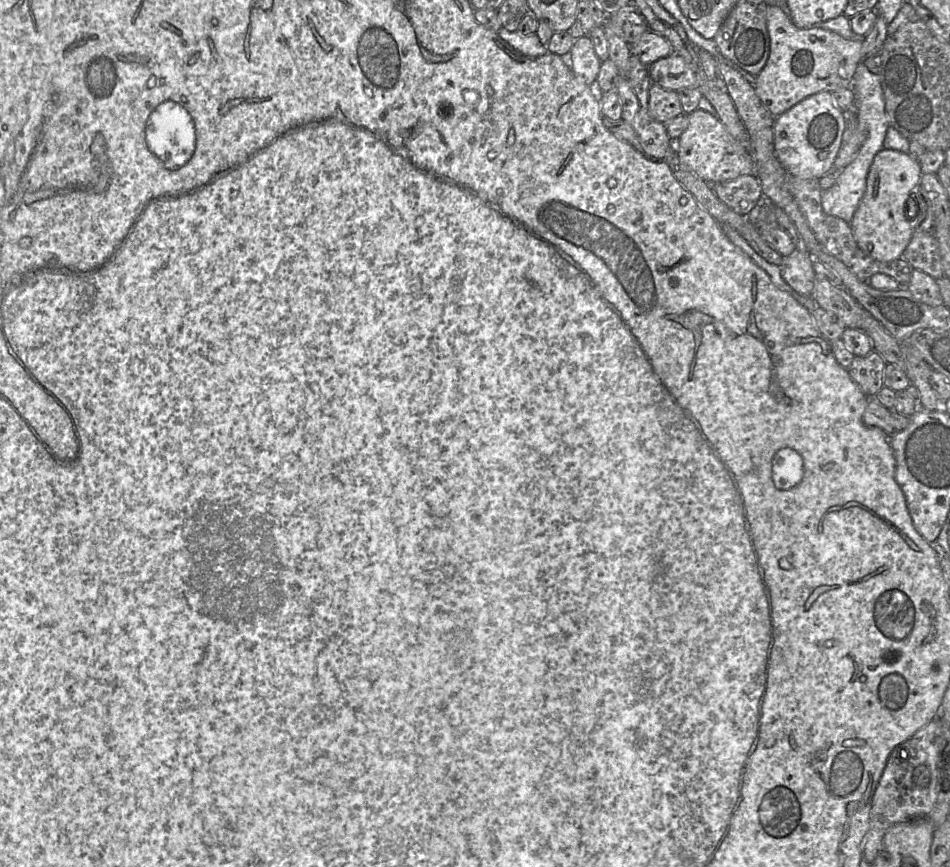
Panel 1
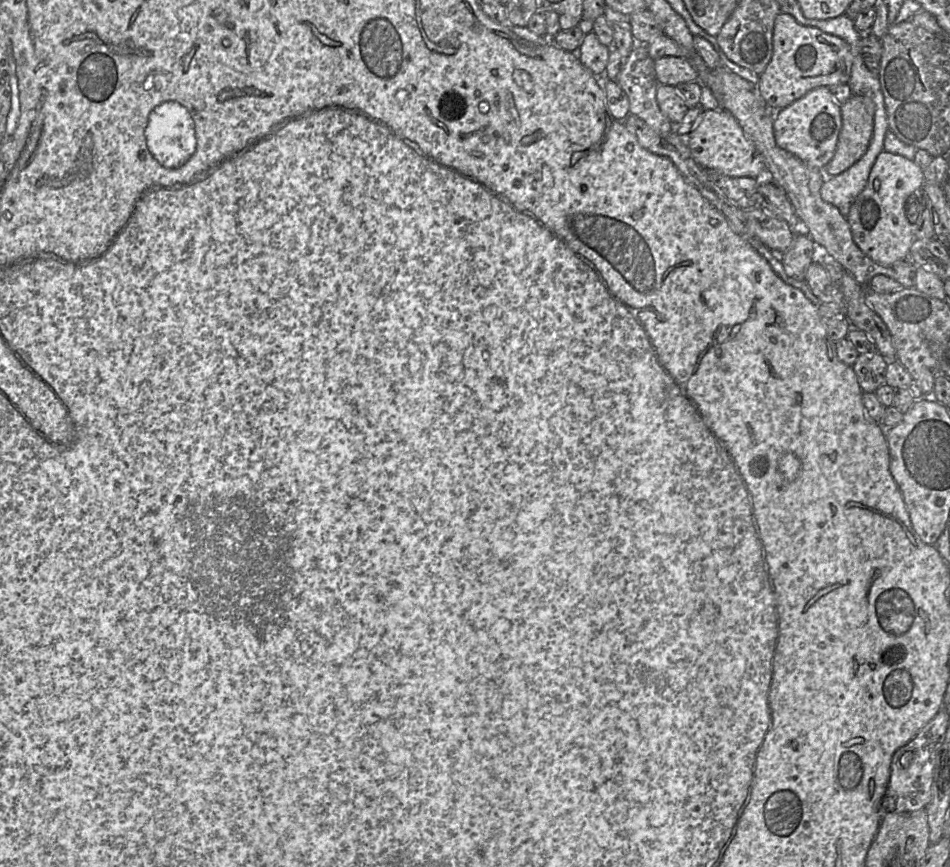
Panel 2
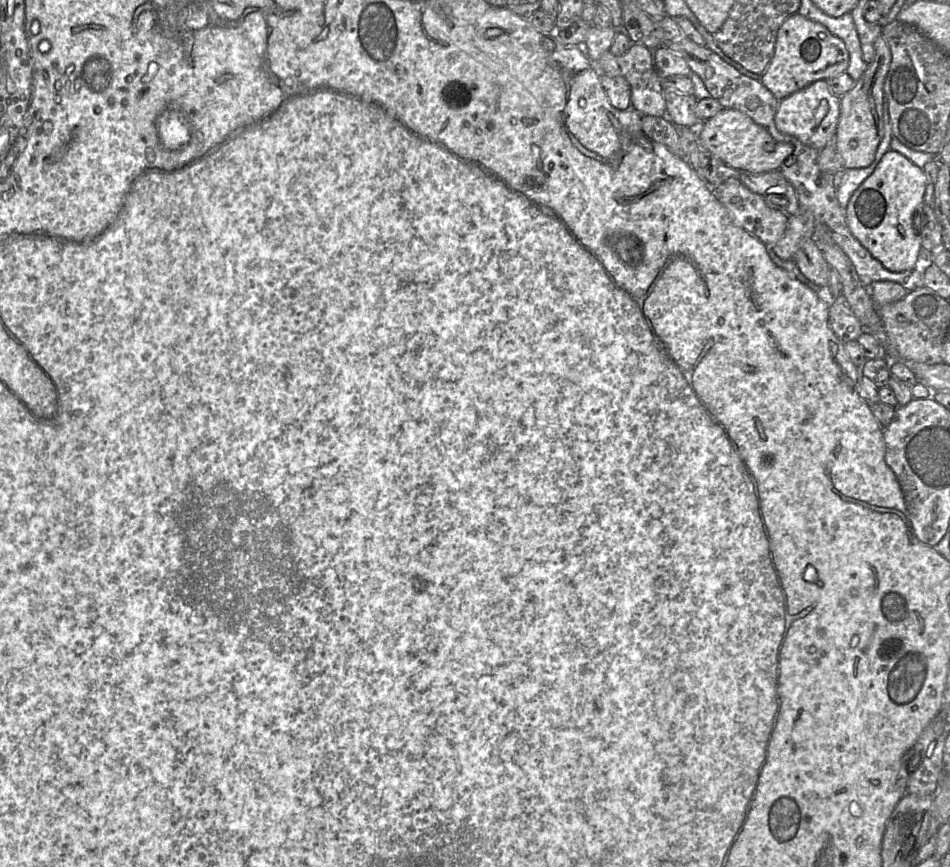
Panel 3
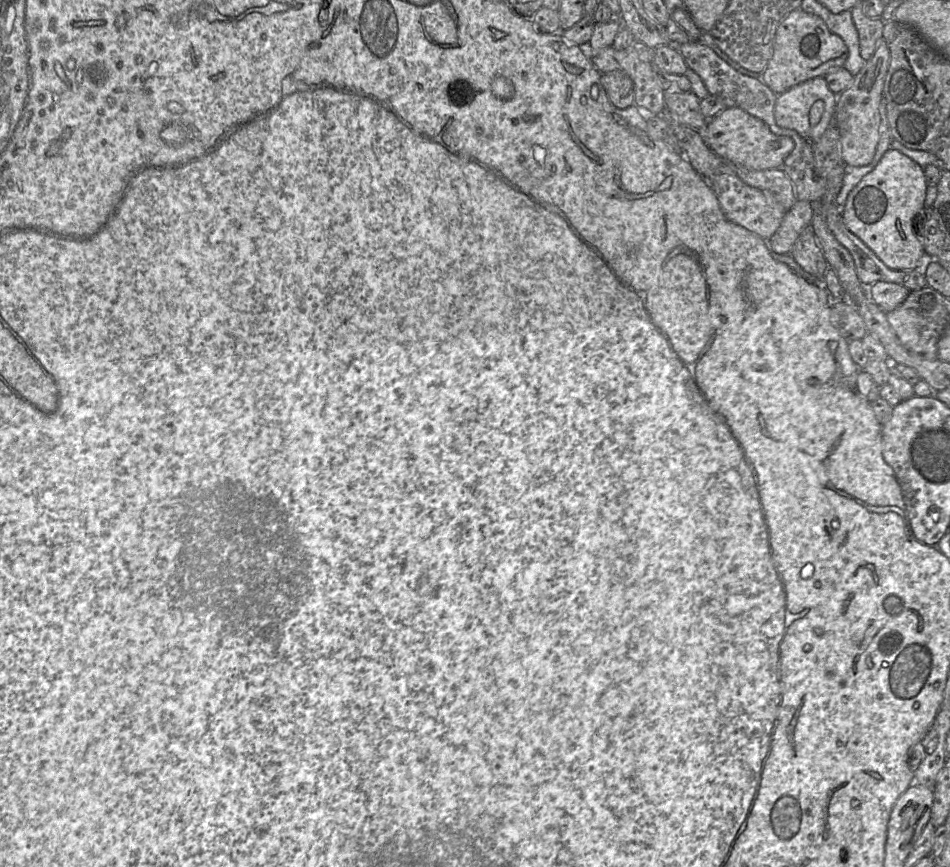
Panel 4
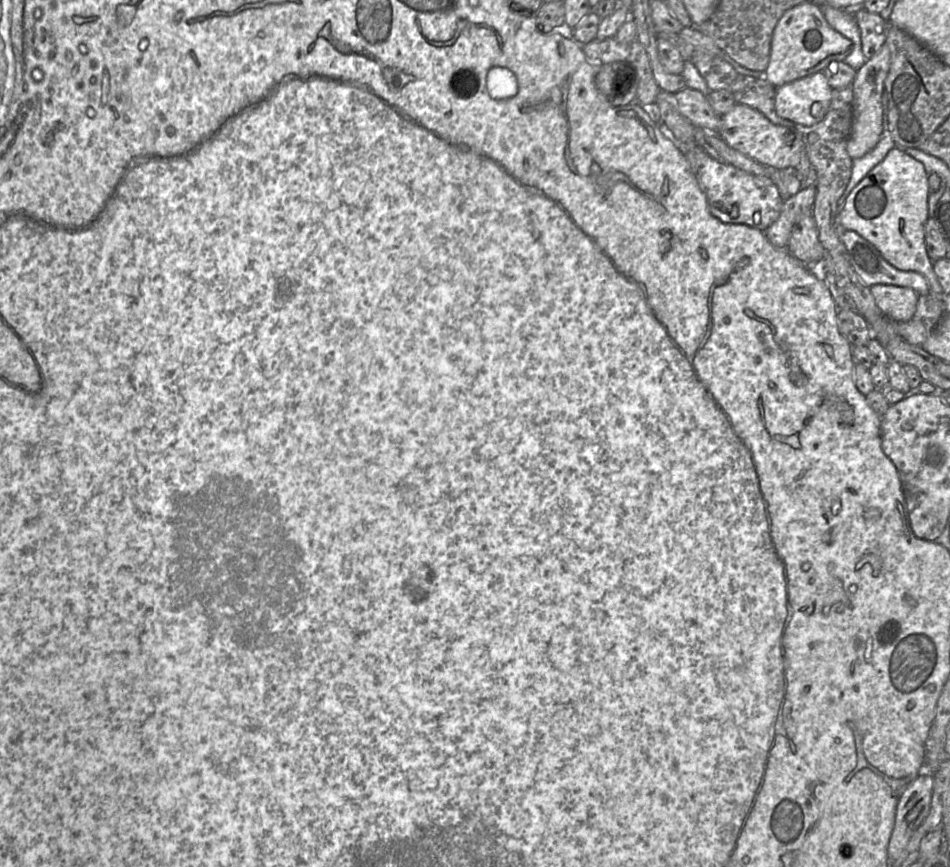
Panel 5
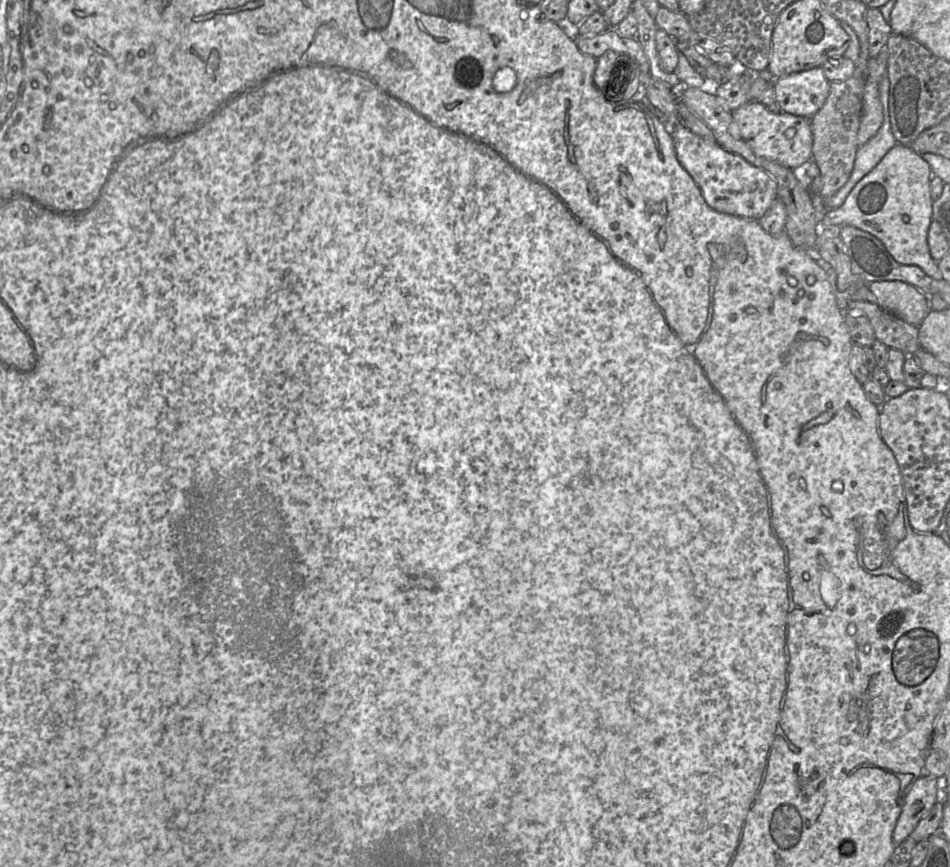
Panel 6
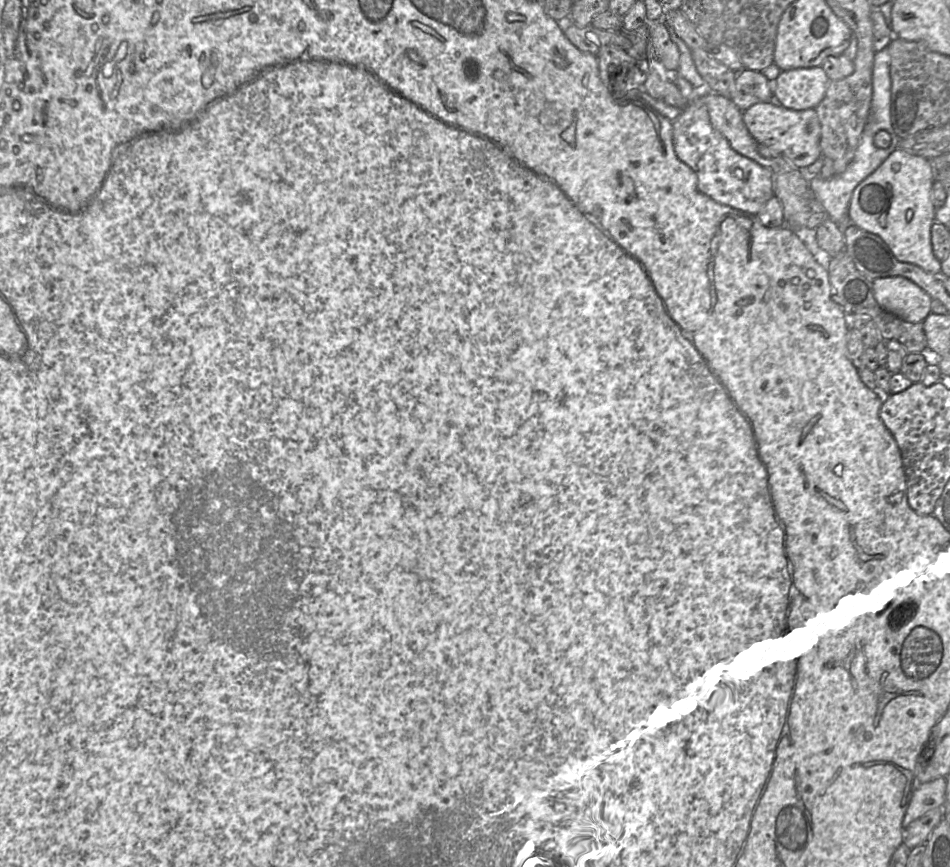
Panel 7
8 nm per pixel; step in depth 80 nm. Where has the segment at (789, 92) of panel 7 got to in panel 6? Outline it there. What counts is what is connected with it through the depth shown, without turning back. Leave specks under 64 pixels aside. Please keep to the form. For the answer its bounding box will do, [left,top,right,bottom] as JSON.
[773,66,830,118]

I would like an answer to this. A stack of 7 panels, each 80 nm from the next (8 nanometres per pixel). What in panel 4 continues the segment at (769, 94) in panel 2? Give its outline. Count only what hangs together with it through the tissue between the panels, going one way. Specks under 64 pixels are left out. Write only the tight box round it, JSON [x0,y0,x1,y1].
[762,7,848,95]

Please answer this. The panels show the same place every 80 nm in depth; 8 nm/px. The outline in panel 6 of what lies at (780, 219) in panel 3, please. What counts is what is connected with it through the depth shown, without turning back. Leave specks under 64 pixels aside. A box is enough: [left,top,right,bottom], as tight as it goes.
[669,121,777,221]

